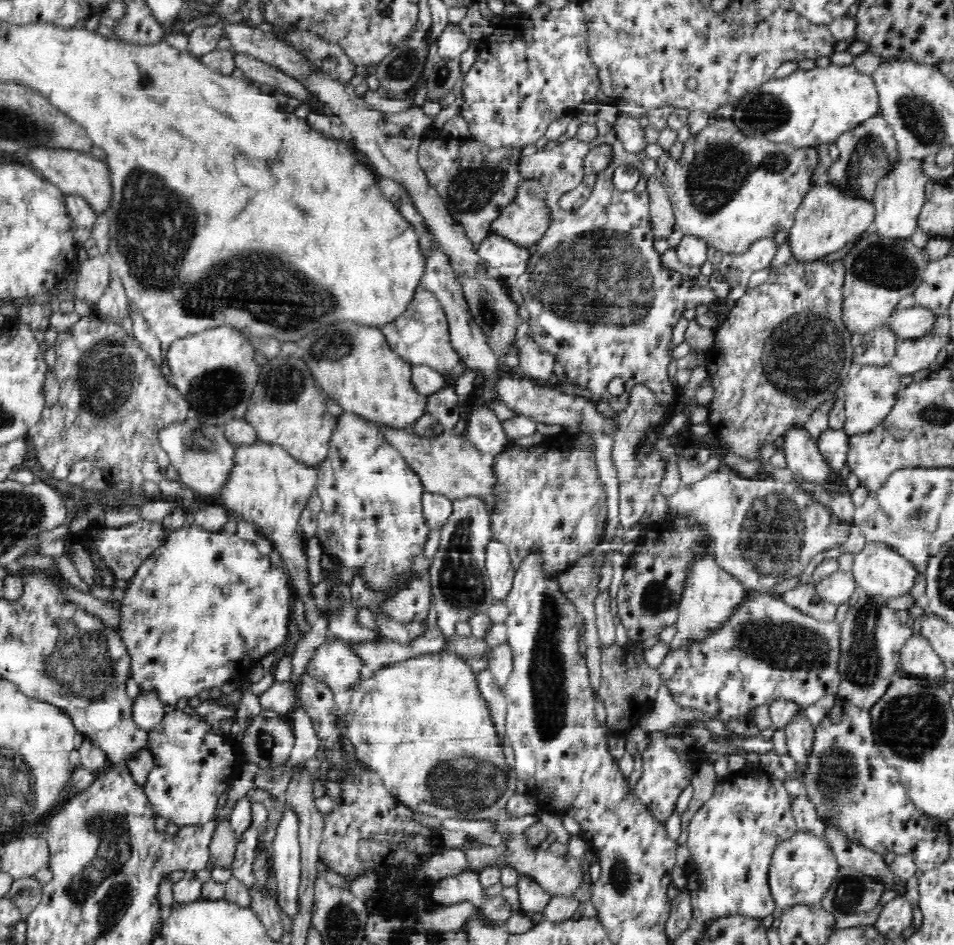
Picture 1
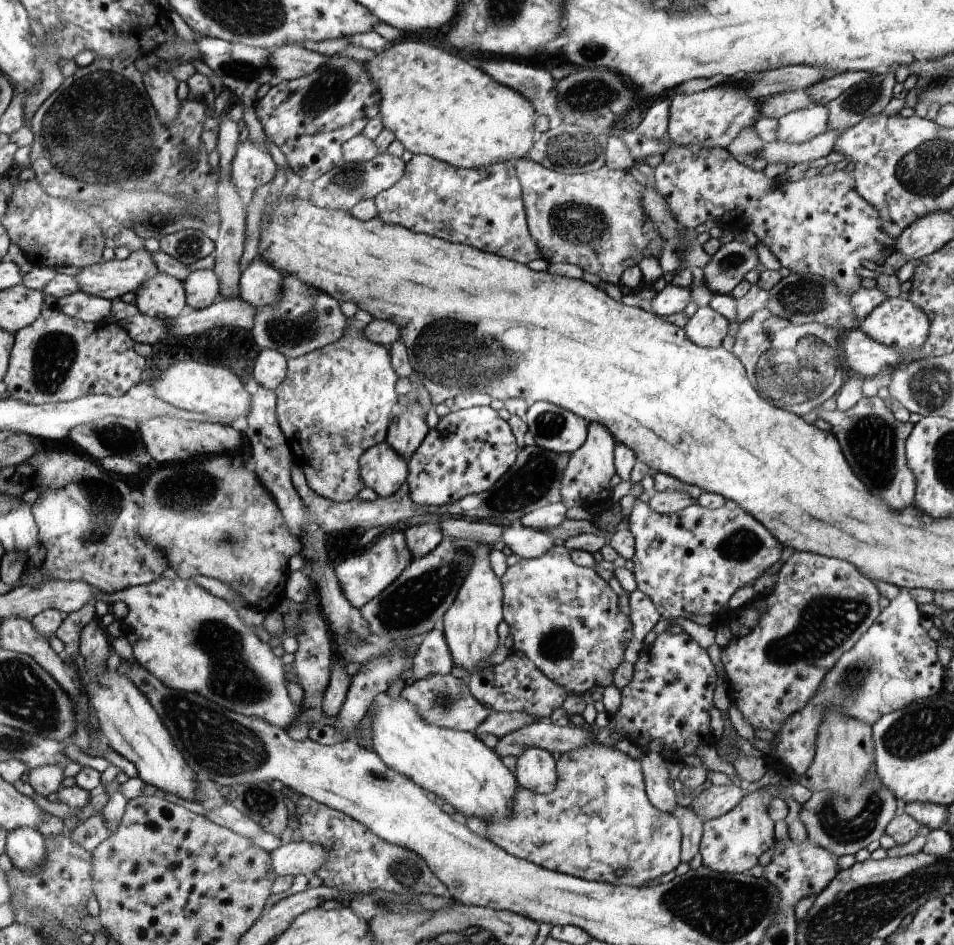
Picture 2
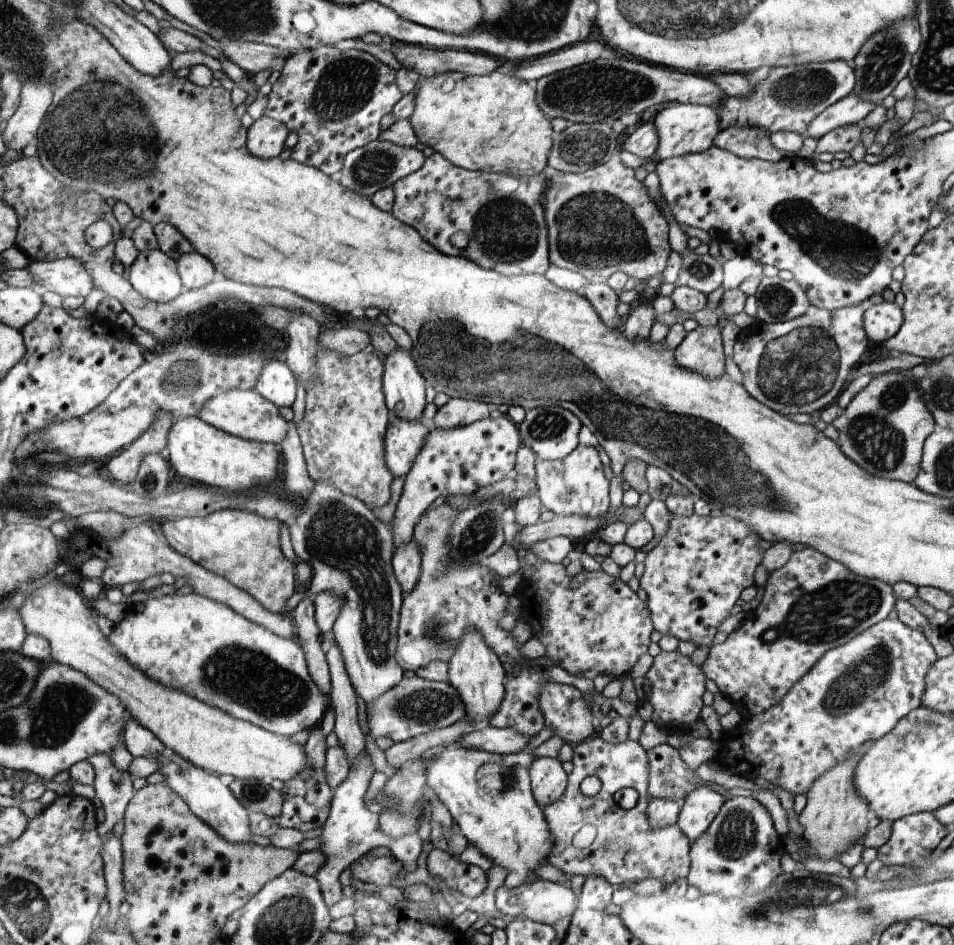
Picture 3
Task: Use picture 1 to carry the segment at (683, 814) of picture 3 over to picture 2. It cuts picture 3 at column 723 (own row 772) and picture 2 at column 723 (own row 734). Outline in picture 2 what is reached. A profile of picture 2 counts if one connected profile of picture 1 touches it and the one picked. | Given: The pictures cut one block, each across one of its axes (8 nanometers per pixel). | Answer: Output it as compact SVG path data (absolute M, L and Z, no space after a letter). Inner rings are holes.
M729 782L725 786L711 786L703 790L699 796L695 796L695 802L689 808L695 812L697 820L703 824L707 820L719 818L727 814L729 810L733 810L743 796L745 794L741 786Z

